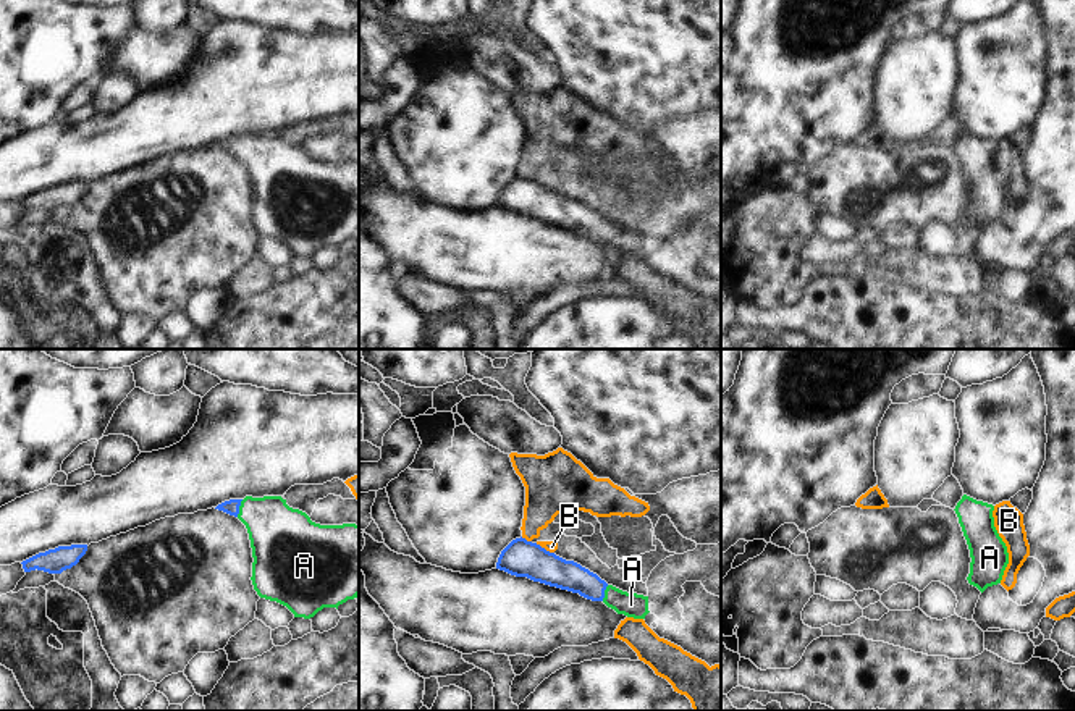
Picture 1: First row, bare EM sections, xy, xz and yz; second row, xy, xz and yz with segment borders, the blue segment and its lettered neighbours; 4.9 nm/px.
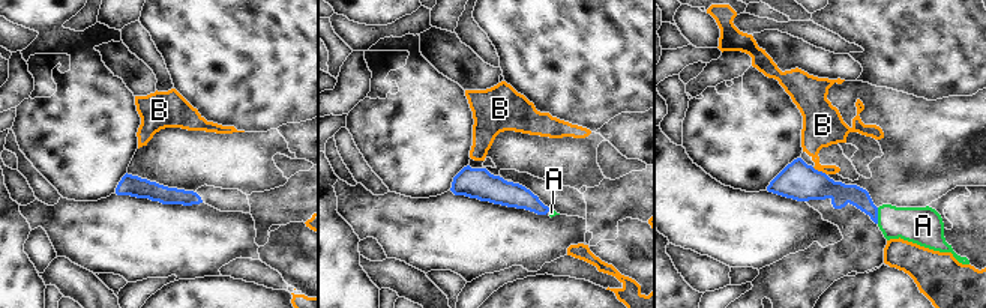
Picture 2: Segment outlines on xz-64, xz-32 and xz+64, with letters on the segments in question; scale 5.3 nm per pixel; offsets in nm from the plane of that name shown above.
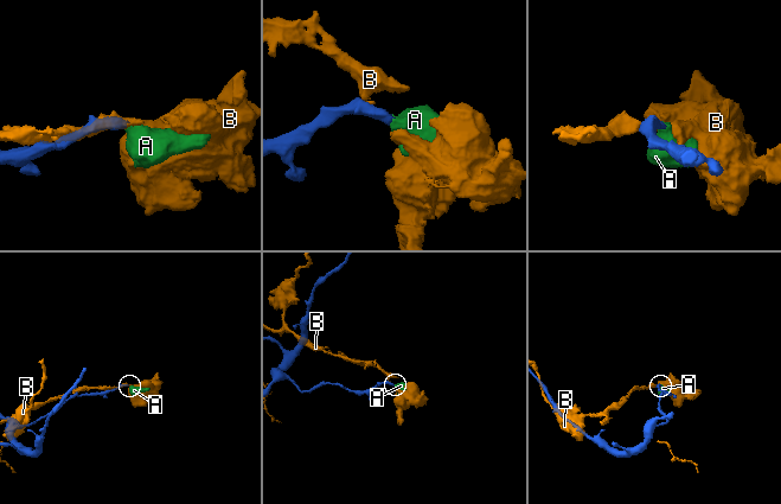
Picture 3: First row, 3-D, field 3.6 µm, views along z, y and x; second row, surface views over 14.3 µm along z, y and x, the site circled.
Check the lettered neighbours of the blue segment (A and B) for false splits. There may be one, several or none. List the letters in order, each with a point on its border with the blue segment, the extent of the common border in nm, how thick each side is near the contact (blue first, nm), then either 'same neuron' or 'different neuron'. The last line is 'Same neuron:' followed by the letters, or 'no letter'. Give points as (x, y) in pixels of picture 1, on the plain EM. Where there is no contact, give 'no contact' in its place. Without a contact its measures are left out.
A: xy (238, 146) | 90 nm | 70/300 nm | same neuron
B: xz (543, 186) | 110 nm | 190/60 nm | different neuron
Same neuron: A

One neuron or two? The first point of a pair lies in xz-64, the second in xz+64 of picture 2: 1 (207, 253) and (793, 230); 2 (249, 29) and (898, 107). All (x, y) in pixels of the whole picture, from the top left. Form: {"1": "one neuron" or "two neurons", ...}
{"1": "one neuron", "2": "two neurons"}

